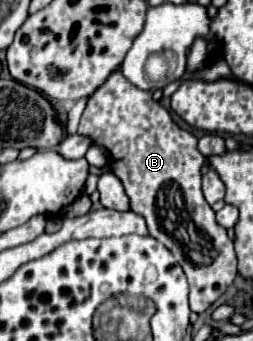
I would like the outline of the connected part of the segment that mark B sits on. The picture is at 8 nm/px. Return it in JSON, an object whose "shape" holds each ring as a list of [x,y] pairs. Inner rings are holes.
{"shape":[[[115,71],[105,81],[101,89],[97,89],[81,115],[79,133],[89,135],[93,145],[101,145],[109,151],[111,165],[115,175],[121,179],[125,193],[131,199],[131,211],[141,215],[147,223],[147,231],[153,239],[163,241],[163,245],[173,253],[177,263],[183,267],[189,281],[189,307],[193,313],[207,311],[233,283],[237,277],[237,257],[233,249],[233,241],[229,239],[225,227],[221,227],[215,219],[215,211],[207,201],[203,201],[201,193],[201,165],[205,157],[197,149],[197,139],[173,123],[169,111],[153,101],[149,91],[137,89],[131,85],[123,73]]]}

